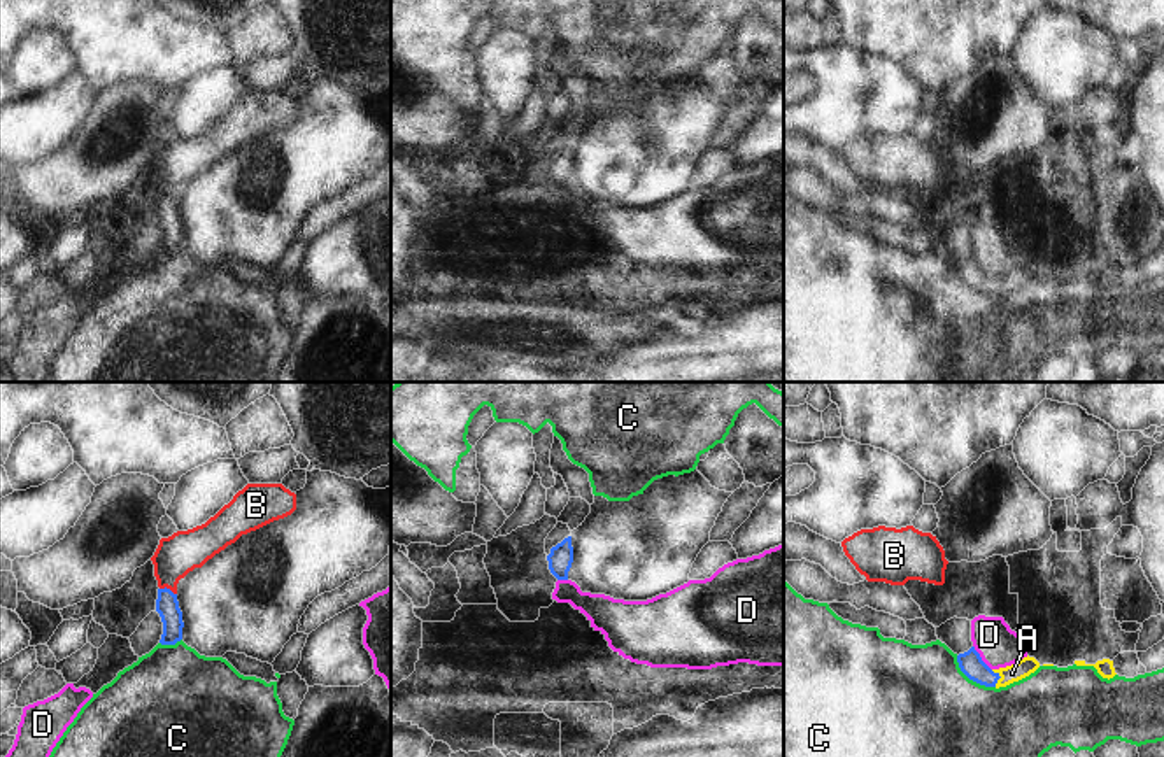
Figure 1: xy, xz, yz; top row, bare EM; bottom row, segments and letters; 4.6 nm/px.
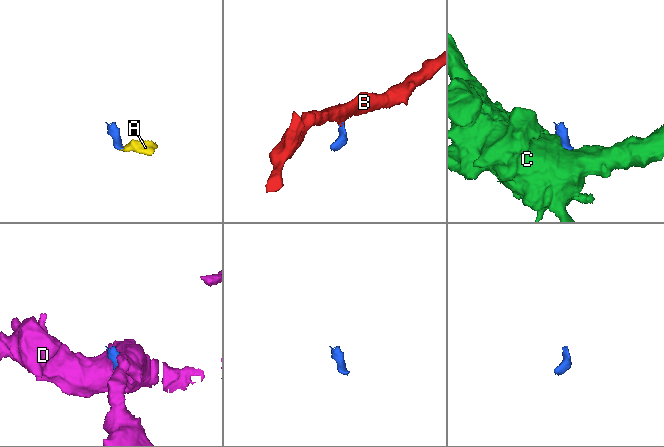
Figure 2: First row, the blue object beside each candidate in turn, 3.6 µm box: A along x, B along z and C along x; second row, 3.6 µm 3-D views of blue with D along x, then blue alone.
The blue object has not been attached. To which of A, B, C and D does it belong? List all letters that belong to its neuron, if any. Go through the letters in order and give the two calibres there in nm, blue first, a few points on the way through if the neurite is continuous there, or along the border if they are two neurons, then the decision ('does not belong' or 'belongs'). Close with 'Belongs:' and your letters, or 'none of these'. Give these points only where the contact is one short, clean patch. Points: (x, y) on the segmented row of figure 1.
A: 110 nm thick on the blue side, 80 nm on the other; runs through yz (970, 663), (987, 677), (1000, 677), (1012, 673); belongs
B: 110 nm thick on the blue side, 190 nm on the other; runs through xy (167, 605), (169, 589), (169, 566), (176, 556); belongs
C: 110 nm thick on the blue side, 460 nm on the other; border along yz (956, 656), (958, 666), (970, 679), (994, 687); does not belong
D: 110 nm thick on the blue side, 190 nm on the other; border along yz (973, 645), (991, 670); does not belong
Belongs: A, B

